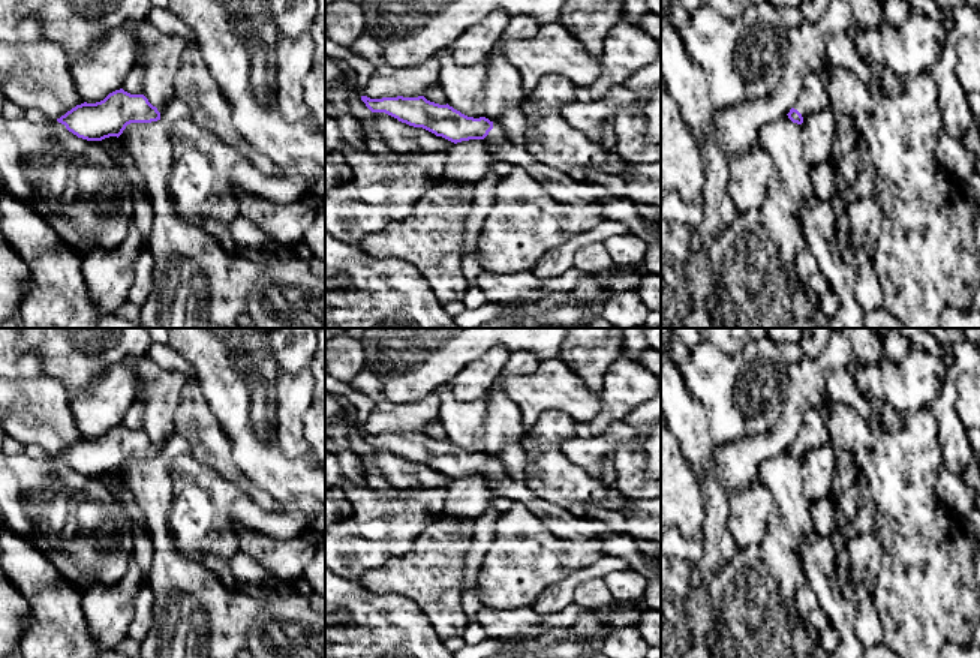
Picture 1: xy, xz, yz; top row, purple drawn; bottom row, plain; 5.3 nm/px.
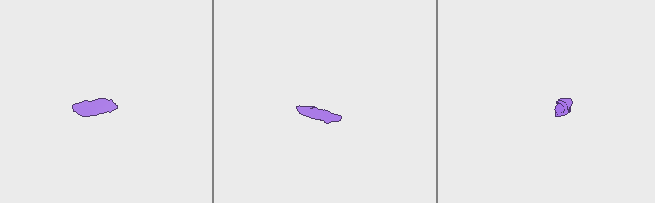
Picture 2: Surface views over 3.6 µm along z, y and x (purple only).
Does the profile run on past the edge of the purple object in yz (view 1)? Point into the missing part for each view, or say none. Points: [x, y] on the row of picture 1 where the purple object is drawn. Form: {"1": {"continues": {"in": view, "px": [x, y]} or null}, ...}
{"1": {"continues": {"in": "yz", "px": [814, 98]}}}

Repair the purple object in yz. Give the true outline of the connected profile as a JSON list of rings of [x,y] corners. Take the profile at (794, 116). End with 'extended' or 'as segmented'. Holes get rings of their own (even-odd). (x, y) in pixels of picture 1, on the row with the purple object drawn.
[[[809,76],[796,100],[796,105],[787,114],[793,123],[802,124],[808,114],[823,111],[832,106],[824,82],[818,76]]]; extended

